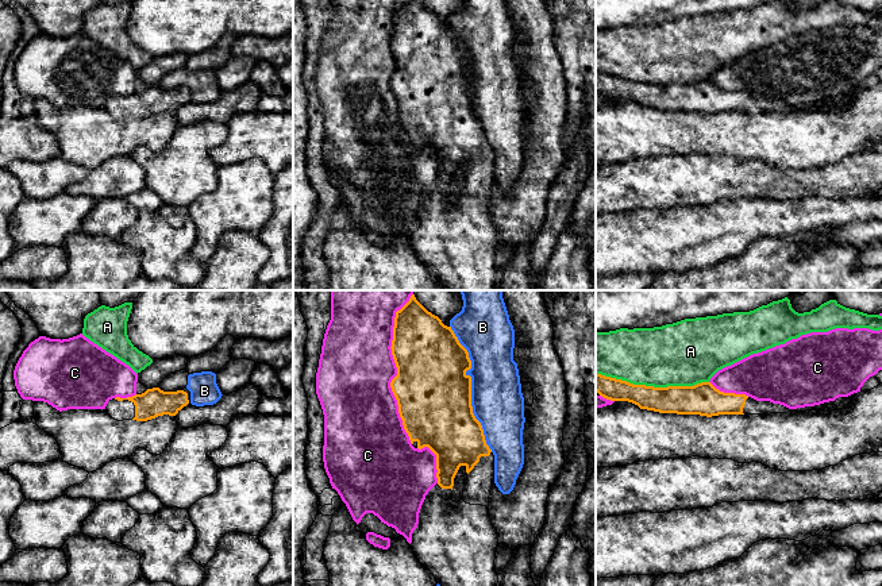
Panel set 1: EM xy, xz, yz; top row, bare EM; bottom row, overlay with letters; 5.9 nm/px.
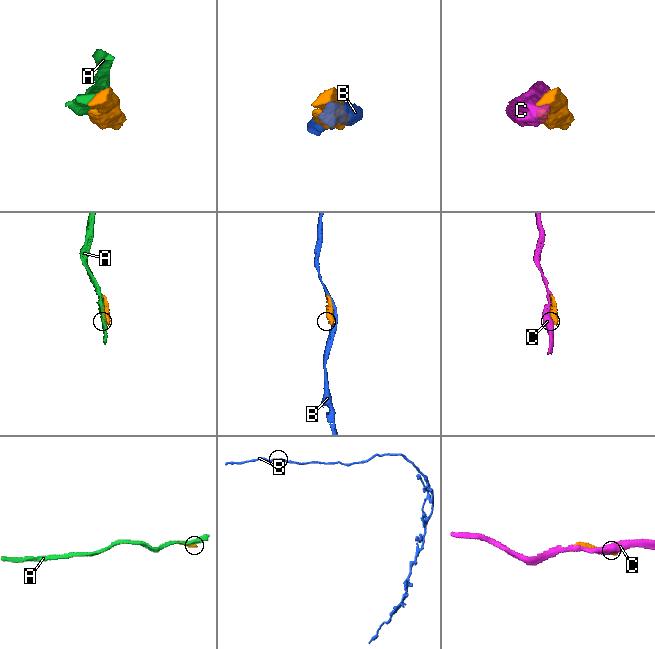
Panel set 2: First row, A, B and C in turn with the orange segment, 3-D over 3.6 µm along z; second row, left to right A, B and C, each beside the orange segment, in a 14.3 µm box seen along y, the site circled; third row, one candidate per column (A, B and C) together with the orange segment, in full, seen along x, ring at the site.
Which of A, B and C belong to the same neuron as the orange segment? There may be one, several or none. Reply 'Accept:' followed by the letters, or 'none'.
Accept: none

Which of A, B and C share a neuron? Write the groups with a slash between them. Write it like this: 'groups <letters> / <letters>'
groups A / B / C

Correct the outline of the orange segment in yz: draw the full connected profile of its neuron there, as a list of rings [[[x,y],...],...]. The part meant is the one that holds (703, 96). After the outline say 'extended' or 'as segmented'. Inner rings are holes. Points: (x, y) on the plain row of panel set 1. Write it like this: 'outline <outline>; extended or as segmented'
outline [[[596,72],[596,89],[611,99],[628,99],[640,107],[677,112],[770,112],[806,108],[839,108],[851,100],[851,93],[814,104],[789,107],[770,99],[756,99],[746,92],[724,90],[710,80],[694,84],[654,85]]]; extended

